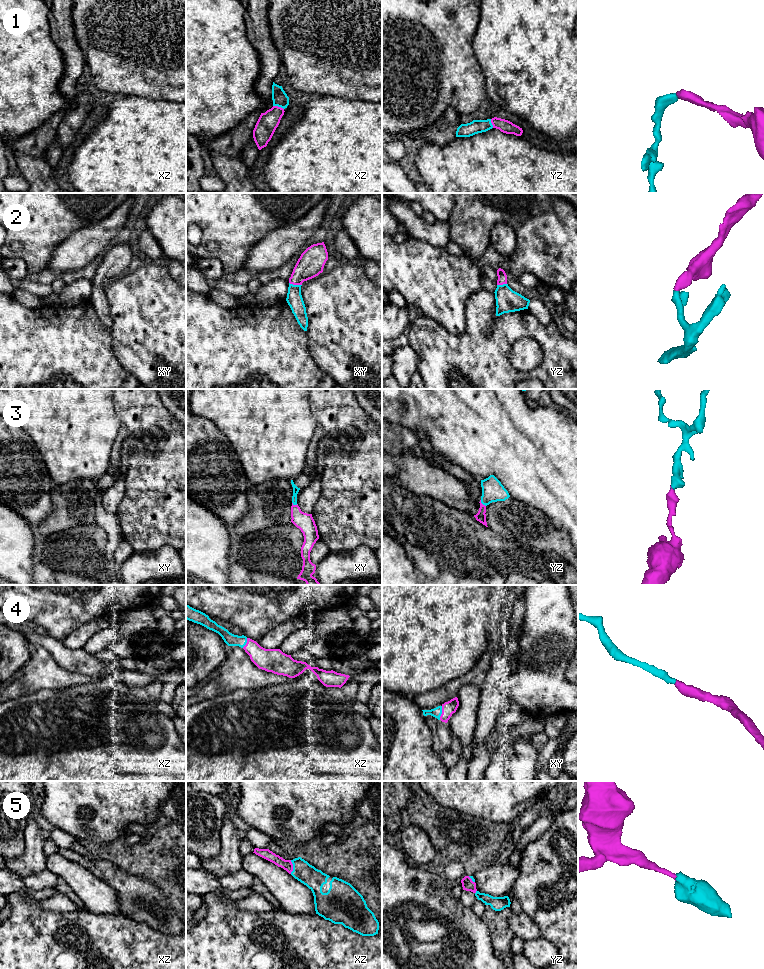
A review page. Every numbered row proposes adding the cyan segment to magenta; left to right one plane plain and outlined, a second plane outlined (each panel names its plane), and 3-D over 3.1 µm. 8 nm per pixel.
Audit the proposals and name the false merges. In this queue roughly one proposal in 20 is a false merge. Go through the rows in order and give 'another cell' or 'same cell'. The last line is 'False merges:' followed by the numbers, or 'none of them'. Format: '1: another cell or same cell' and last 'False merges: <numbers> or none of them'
1: same cell
2: same cell
3: same cell
4: same cell
5: same cell
False merges: none of them

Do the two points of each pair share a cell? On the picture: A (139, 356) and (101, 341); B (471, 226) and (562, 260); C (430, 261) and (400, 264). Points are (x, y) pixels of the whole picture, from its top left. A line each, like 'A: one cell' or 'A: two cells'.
A: two cells
B: one cell
C: one cell

